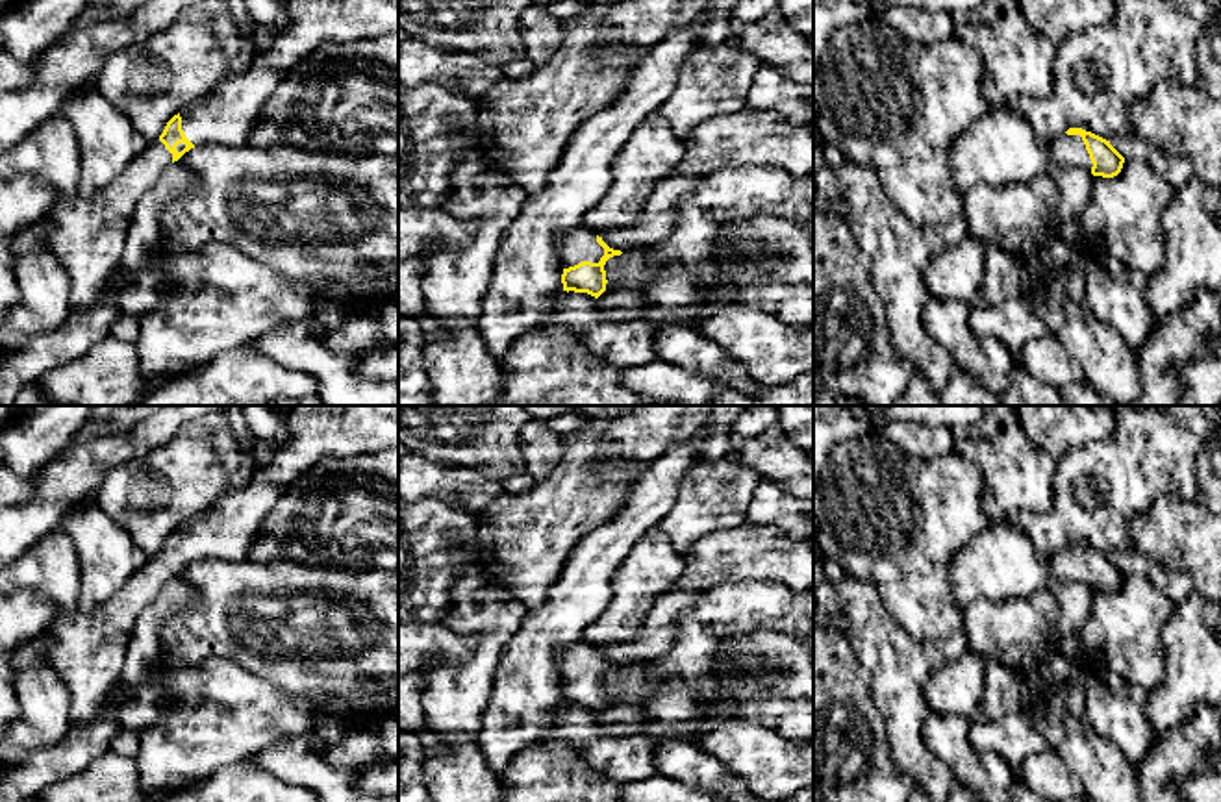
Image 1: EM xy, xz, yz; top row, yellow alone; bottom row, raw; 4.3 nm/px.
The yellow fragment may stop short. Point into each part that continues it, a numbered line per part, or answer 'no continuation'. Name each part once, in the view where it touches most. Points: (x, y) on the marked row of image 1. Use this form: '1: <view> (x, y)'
1: xy (226, 115)
2: xz (579, 245)

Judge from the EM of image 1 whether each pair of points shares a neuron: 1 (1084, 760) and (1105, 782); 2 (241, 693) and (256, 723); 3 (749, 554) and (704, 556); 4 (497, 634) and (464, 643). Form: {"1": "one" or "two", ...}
{"1": "one", "2": "one", "3": "one", "4": "two"}

